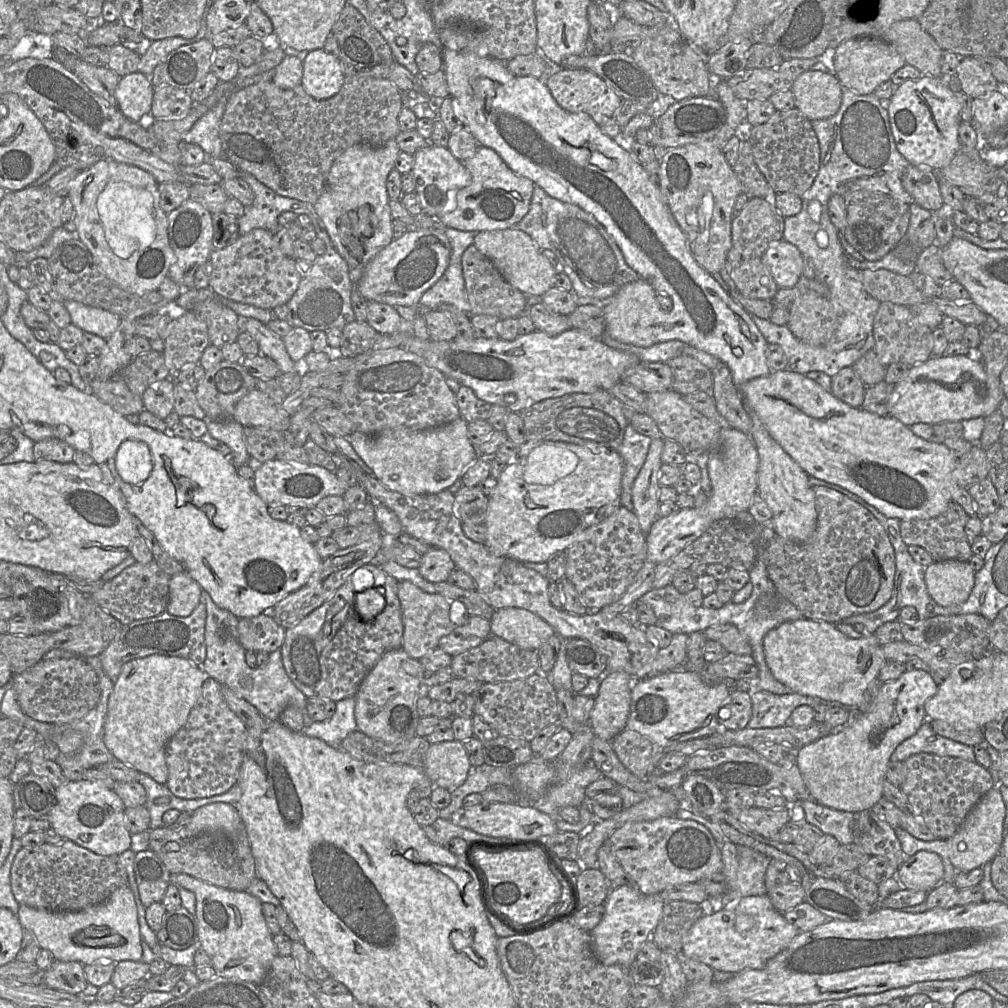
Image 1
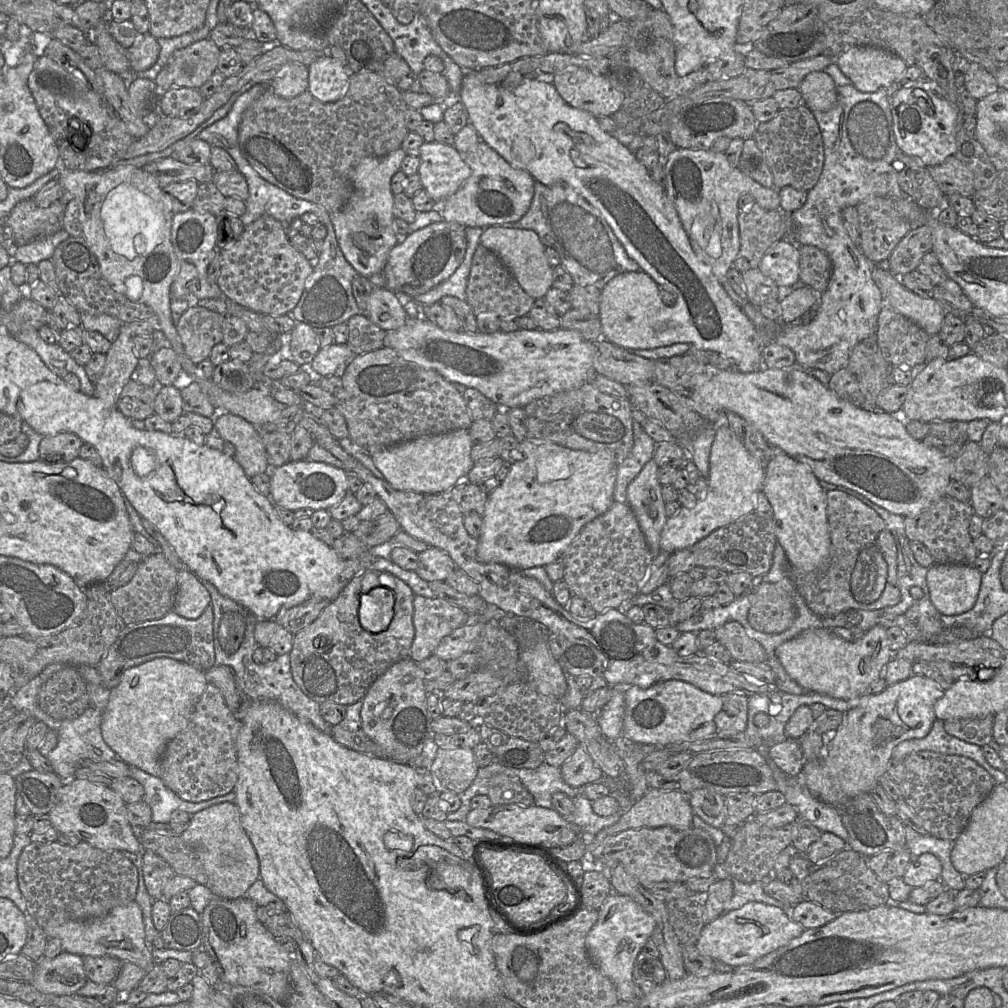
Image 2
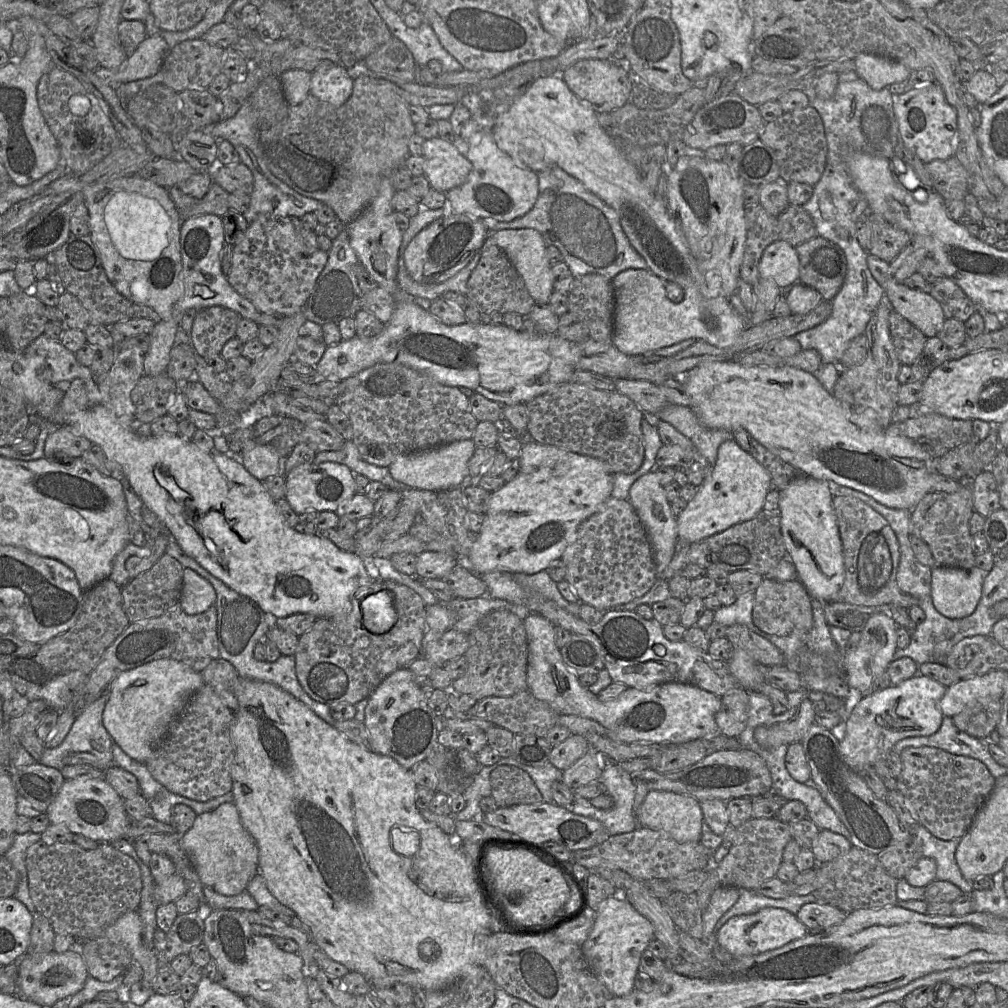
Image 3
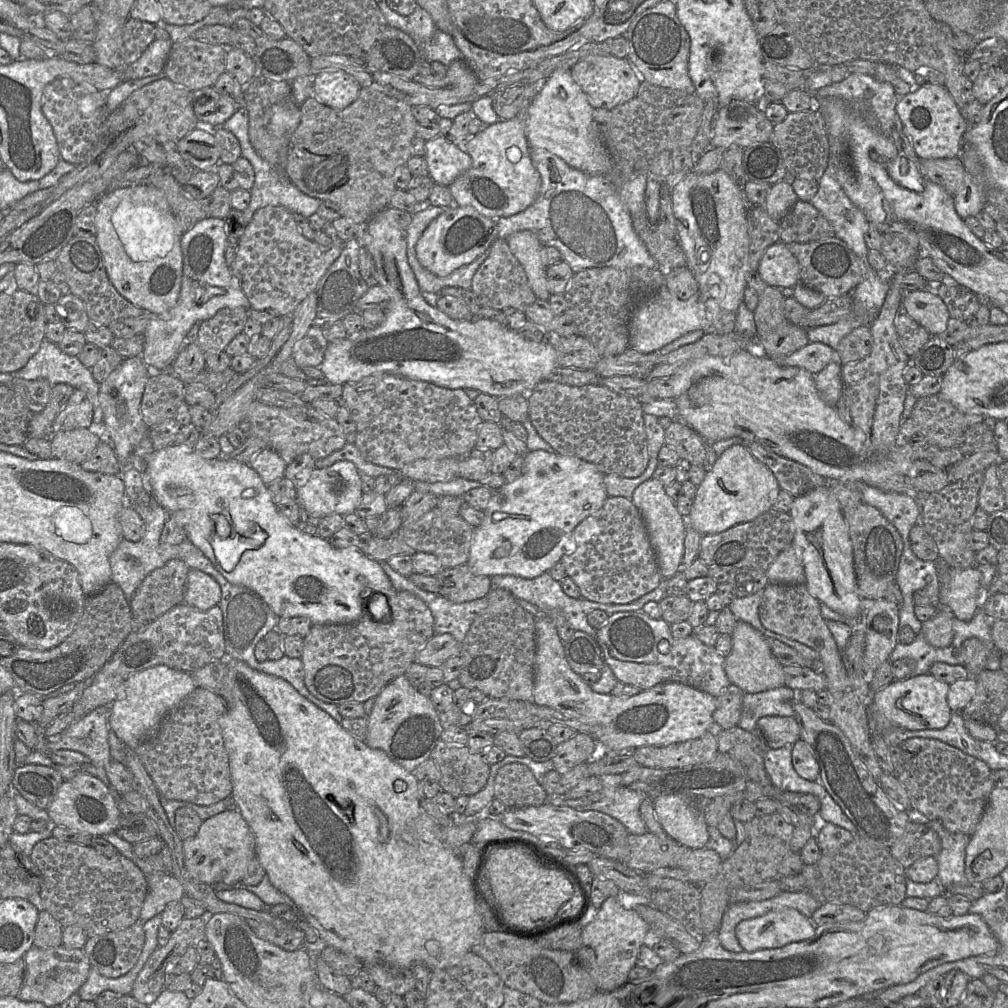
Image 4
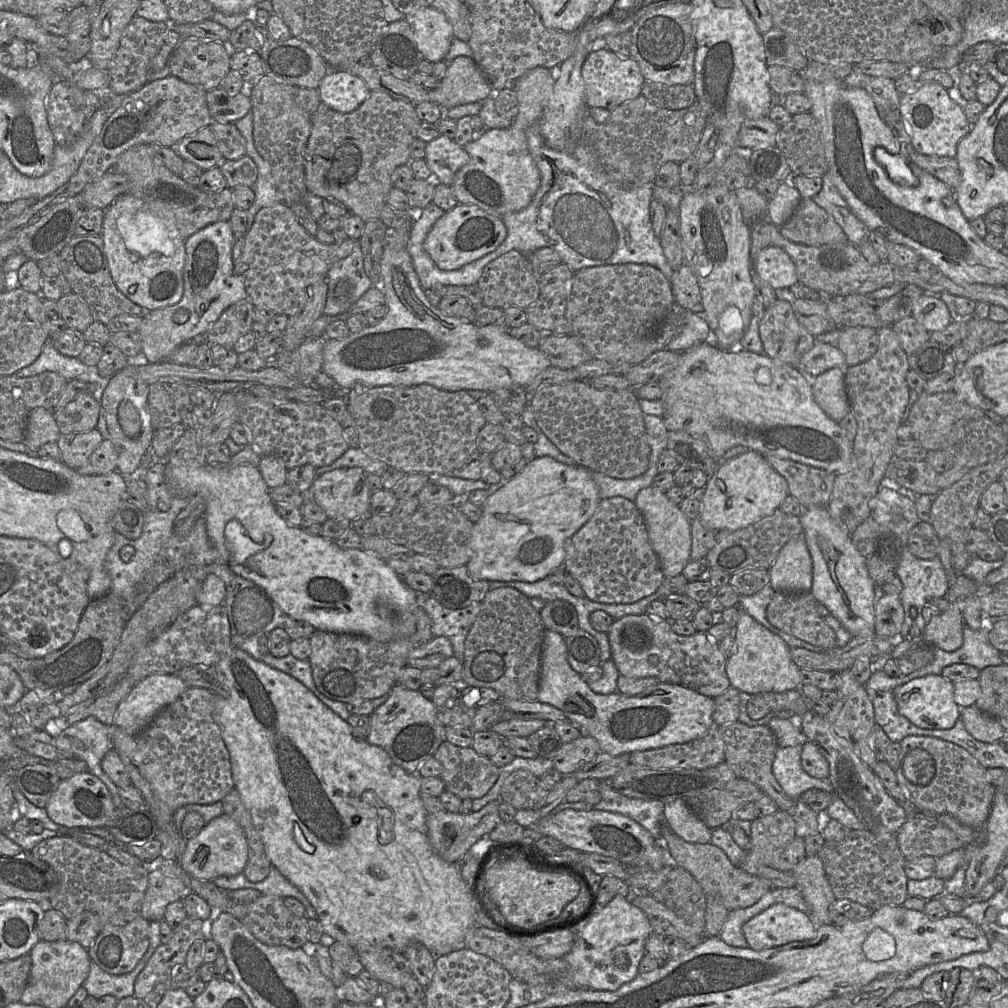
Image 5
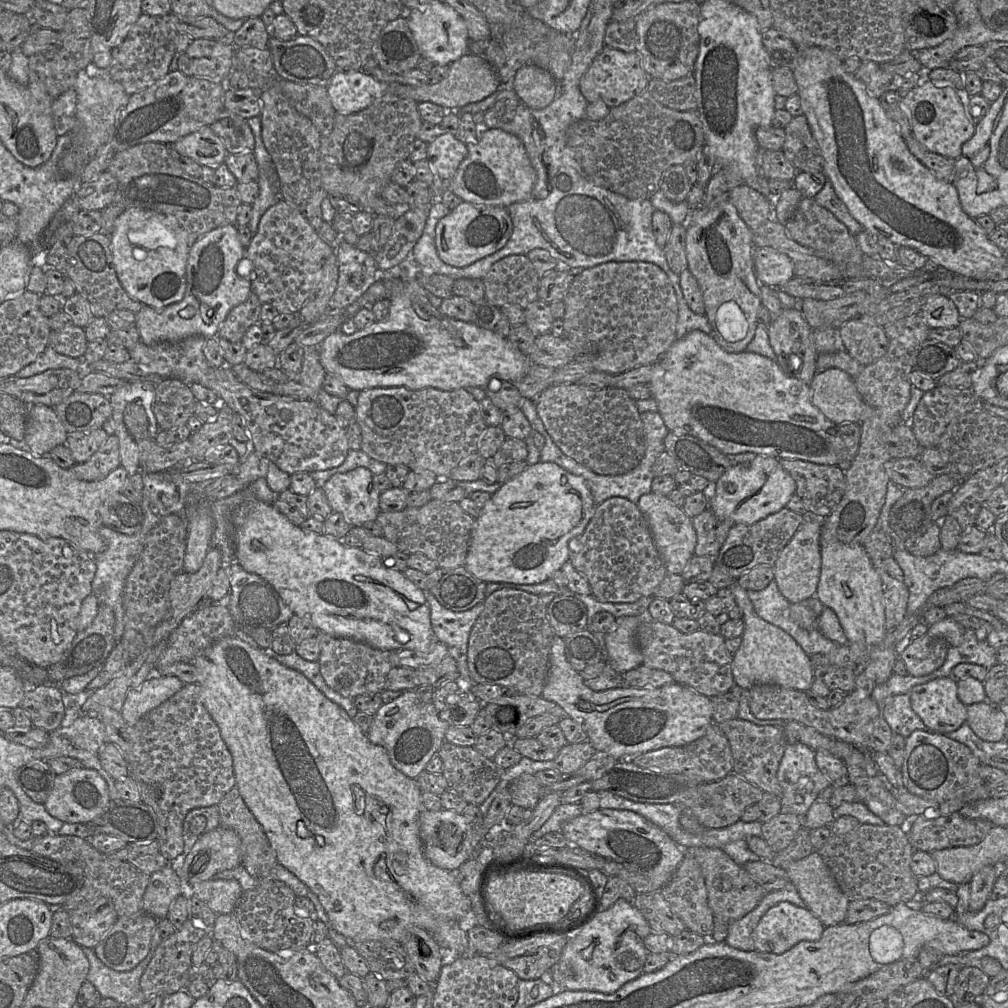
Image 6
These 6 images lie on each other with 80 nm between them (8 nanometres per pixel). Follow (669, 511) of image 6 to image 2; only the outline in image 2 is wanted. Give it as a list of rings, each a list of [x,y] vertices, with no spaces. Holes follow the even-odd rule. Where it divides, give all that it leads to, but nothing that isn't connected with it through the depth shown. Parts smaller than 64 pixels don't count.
[[[652,458],[627,488],[628,504],[638,520],[653,557],[661,552],[660,536],[668,519],[658,469]]]

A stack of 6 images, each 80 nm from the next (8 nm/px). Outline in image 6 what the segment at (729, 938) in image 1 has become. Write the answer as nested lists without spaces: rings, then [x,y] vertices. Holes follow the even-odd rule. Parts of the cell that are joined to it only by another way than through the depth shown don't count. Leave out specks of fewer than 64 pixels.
[[[782,901],[769,908],[752,932],[755,950],[781,954],[801,941],[816,941],[825,926],[807,907]]]

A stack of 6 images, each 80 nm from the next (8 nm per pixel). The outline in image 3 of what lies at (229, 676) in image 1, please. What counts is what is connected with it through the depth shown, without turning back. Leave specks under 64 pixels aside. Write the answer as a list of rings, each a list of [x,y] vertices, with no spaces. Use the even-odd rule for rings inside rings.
[[[170,533],[166,553],[179,561],[184,568],[194,570],[213,586],[216,592],[214,606],[217,609],[219,657],[230,662],[237,670],[241,679],[272,683],[291,694],[326,723],[334,725],[336,720],[331,716],[329,706],[312,699],[300,685],[296,676],[294,655],[281,655],[274,662],[257,661],[254,658],[253,651],[255,645],[265,639],[265,635],[270,629],[266,621],[266,613],[261,607],[249,597],[230,589],[224,582],[203,568],[194,558],[188,556]]]

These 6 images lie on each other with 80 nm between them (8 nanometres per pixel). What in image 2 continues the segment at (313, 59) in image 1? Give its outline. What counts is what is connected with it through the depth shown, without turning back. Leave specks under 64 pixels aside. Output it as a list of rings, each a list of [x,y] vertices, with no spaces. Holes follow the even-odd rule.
[[[328,53],[308,66],[308,91],[324,103],[342,99],[349,87],[351,74],[346,66]]]

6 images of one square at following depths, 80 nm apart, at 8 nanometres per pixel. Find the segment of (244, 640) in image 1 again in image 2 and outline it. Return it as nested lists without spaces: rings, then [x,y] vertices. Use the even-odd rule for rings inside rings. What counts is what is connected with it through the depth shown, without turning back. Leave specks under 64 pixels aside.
[[[267,619],[257,621],[254,638],[259,647],[269,648],[277,655],[282,655],[290,653],[294,635],[277,624],[274,619]]]

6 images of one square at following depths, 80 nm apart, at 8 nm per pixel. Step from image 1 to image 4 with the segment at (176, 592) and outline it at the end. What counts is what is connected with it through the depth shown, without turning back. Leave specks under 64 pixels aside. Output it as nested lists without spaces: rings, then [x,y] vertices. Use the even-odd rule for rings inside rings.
[[[189,569],[183,603],[207,611],[216,606],[220,598],[221,588],[214,578],[198,569]]]

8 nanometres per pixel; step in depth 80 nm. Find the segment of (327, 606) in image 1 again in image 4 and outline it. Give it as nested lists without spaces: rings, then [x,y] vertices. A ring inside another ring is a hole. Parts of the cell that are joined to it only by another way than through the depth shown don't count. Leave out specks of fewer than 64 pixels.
[[[395,589],[387,598],[390,615],[385,621],[375,621],[365,607],[363,615],[356,622],[312,625],[310,632],[304,637],[300,659],[303,663],[305,686],[314,697],[335,705],[364,703],[368,699],[376,698],[385,686],[406,672],[414,662],[416,653],[435,635],[432,613],[419,597]]]

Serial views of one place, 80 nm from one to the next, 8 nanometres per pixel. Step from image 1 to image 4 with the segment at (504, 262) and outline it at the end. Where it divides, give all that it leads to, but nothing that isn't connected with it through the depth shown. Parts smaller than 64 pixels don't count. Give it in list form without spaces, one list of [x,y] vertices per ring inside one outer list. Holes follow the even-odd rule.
[[[525,230],[512,233],[506,242],[522,265],[536,298],[547,301],[551,294],[547,286],[547,267],[542,260],[544,246],[538,237],[533,232]]]

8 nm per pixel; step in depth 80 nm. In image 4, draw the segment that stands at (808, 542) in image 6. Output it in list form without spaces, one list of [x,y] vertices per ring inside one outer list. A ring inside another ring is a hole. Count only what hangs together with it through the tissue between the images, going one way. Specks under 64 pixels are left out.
[[[791,545],[783,550],[766,571],[770,583],[806,584],[802,560]]]

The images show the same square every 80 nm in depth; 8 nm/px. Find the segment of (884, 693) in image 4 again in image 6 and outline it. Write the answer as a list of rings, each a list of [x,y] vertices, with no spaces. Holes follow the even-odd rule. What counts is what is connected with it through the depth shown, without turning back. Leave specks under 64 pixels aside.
[[[950,676],[911,689],[911,707],[929,731],[948,734],[966,722],[967,706],[959,699],[957,690],[957,681]]]

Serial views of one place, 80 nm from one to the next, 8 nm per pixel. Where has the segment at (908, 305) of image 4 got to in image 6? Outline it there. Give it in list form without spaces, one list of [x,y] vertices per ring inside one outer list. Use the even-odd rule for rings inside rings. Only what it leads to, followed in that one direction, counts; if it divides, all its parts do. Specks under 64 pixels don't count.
[[[945,295],[930,296],[919,314],[929,328],[956,328],[961,322],[956,305]]]

